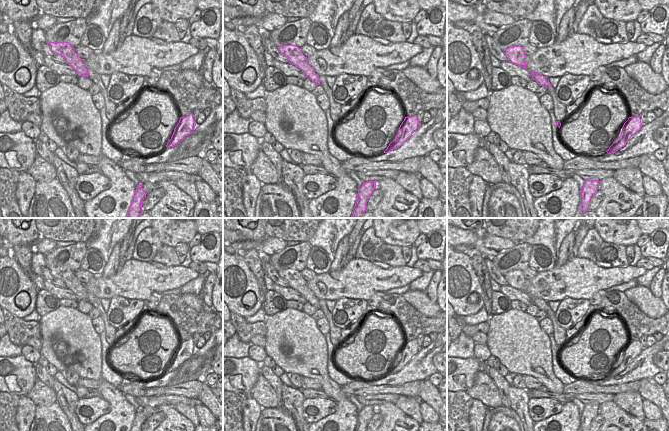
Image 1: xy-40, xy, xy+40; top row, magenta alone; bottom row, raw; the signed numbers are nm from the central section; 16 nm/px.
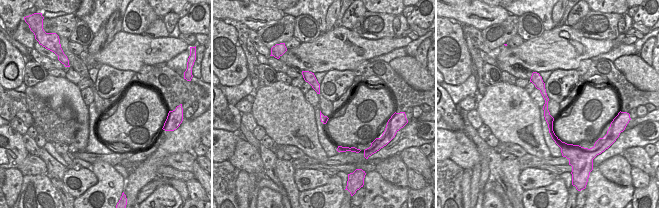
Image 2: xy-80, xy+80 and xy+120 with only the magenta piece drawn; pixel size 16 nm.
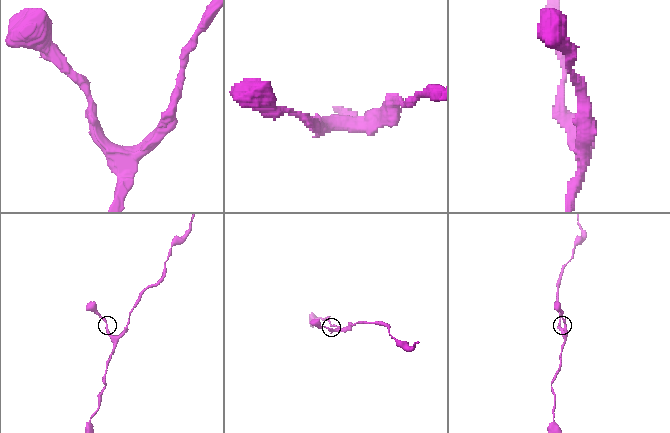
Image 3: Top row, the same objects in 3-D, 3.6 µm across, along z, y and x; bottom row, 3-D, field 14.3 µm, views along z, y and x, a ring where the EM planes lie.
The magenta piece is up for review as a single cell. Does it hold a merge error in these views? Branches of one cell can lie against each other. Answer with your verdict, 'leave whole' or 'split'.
leave whole

